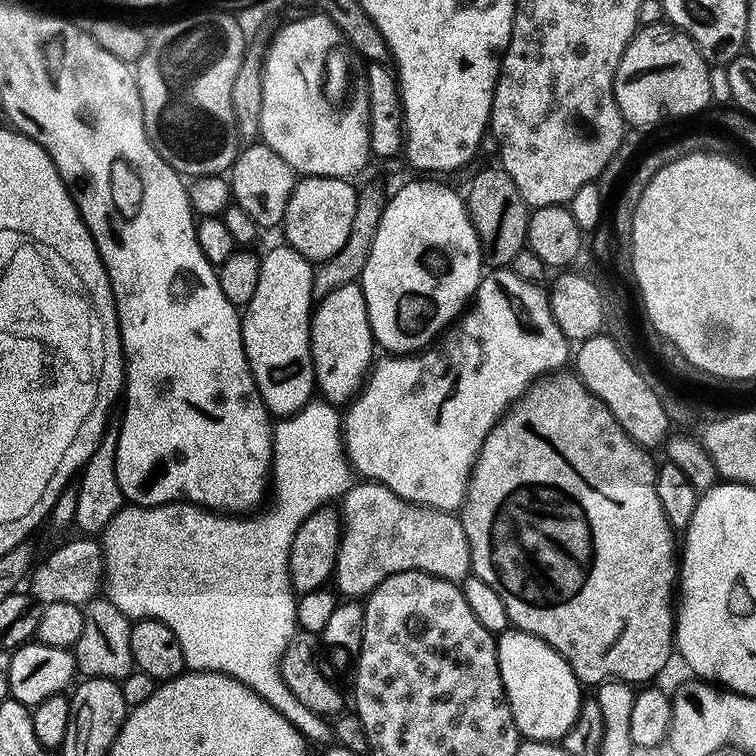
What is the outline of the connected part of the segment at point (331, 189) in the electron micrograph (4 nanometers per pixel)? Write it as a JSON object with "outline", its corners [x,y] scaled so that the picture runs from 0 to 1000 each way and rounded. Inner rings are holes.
{"outline":[[[402,233],[393,237],[378,272],[373,306],[380,327],[406,344],[425,347],[447,336],[467,298],[474,249],[452,233]]]}

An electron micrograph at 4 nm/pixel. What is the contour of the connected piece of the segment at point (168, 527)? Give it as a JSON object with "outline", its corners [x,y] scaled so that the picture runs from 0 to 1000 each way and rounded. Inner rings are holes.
{"outline":[[[414,526],[409,529],[405,537],[399,537],[399,542],[389,546],[388,550],[377,550],[364,557],[360,569],[357,660],[348,675],[340,676],[337,680],[298,680],[294,677],[282,677],[274,672],[263,672],[261,667],[247,664],[210,667],[202,672],[190,672],[185,667],[176,667],[159,672],[151,680],[149,688],[135,702],[140,791],[146,796],[151,796],[151,802],[156,802],[156,807],[161,807],[161,812],[167,812],[176,821],[188,819],[208,820],[220,828],[225,828],[225,833],[230,833],[230,844],[235,844],[235,854],[241,854],[241,870],[243,872],[245,885],[257,889],[292,889],[315,902],[320,902],[325,907],[331,907],[331,913],[336,913],[336,918],[341,918],[348,926],[357,929],[357,934],[362,934],[362,939],[368,939],[368,944],[373,944],[373,950],[378,950],[378,955],[384,955],[384,960],[389,960],[389,966],[394,966],[399,970],[403,979],[418,987],[429,983],[429,985],[433,985],[440,978],[440,959],[415,939],[399,934],[399,929],[394,929],[394,923],[389,923],[389,918],[384,918],[384,907],[378,907],[378,902],[373,902],[373,897],[370,896],[370,872],[378,860],[378,854],[394,836],[394,827],[392,824],[392,796],[394,788],[393,784],[386,782],[386,771],[381,763],[384,717],[389,712],[394,696],[405,684],[419,677],[422,672],[438,668],[440,665],[439,660],[443,656],[444,660],[454,657],[455,652],[466,647],[468,639],[468,620],[462,614],[455,595],[452,556],[448,549],[439,550],[439,545],[442,545],[440,536],[435,534],[433,529]]]}

